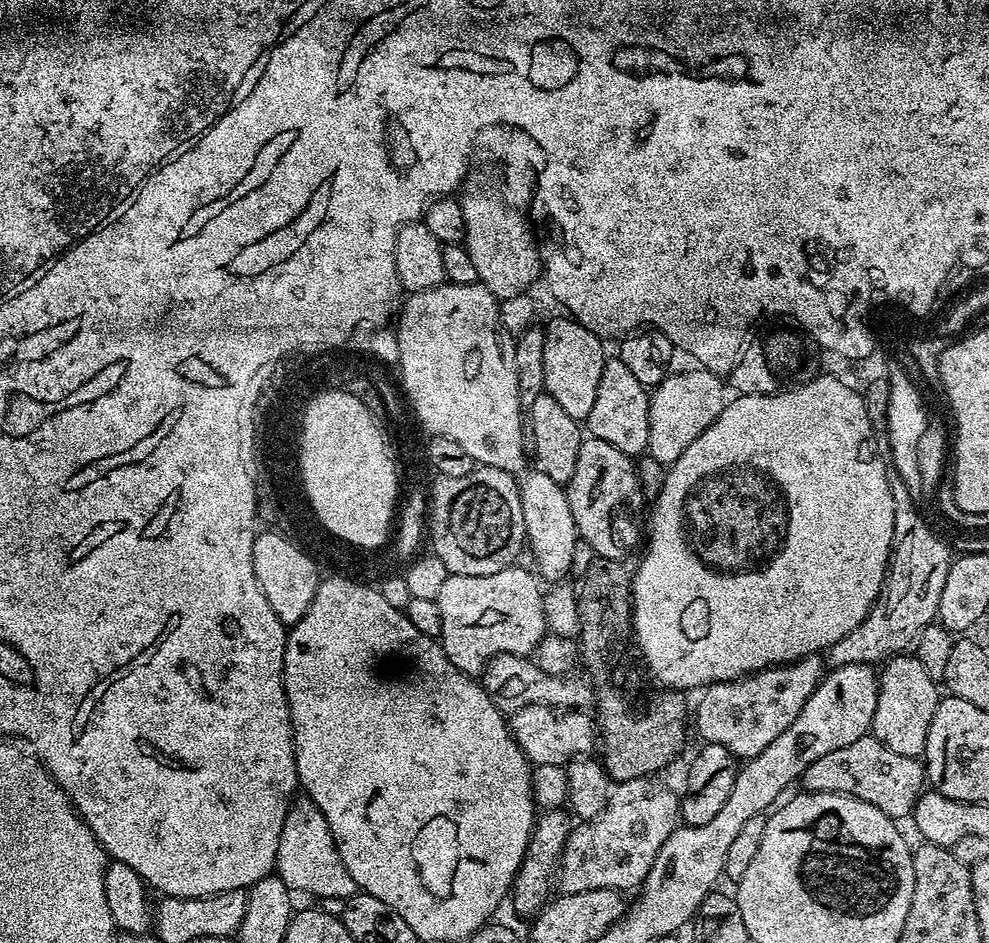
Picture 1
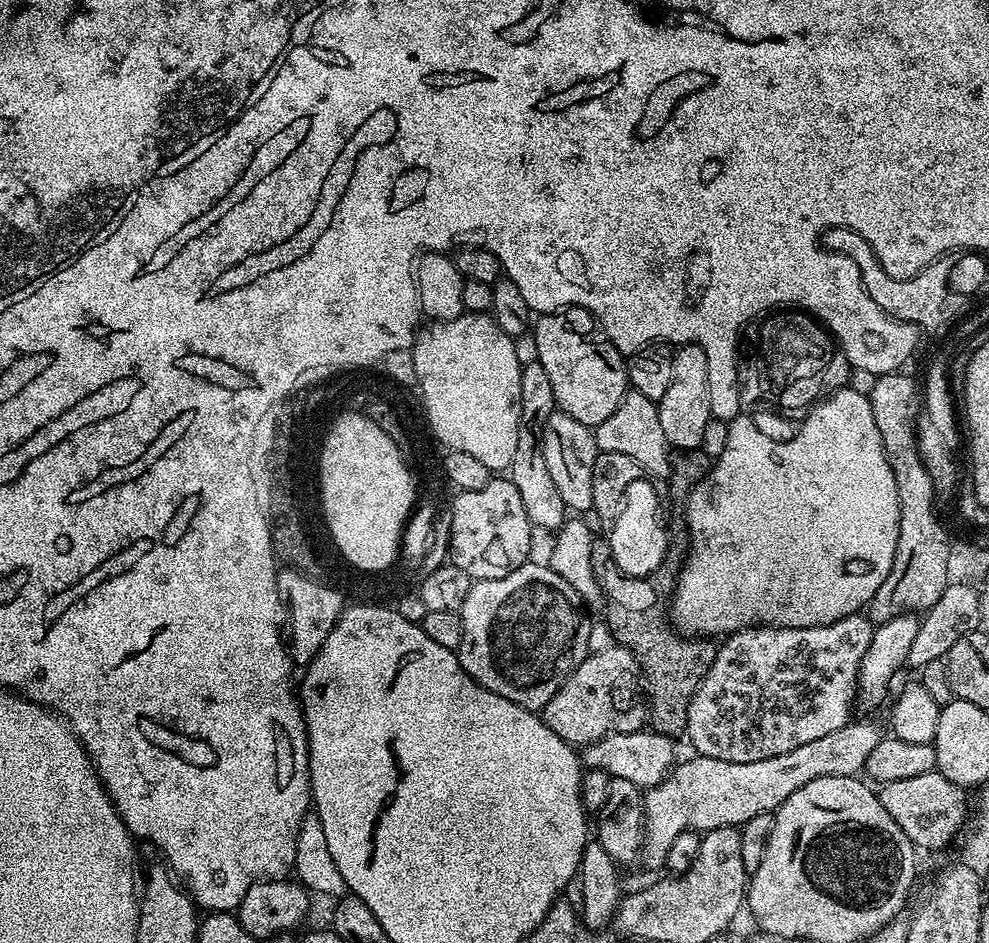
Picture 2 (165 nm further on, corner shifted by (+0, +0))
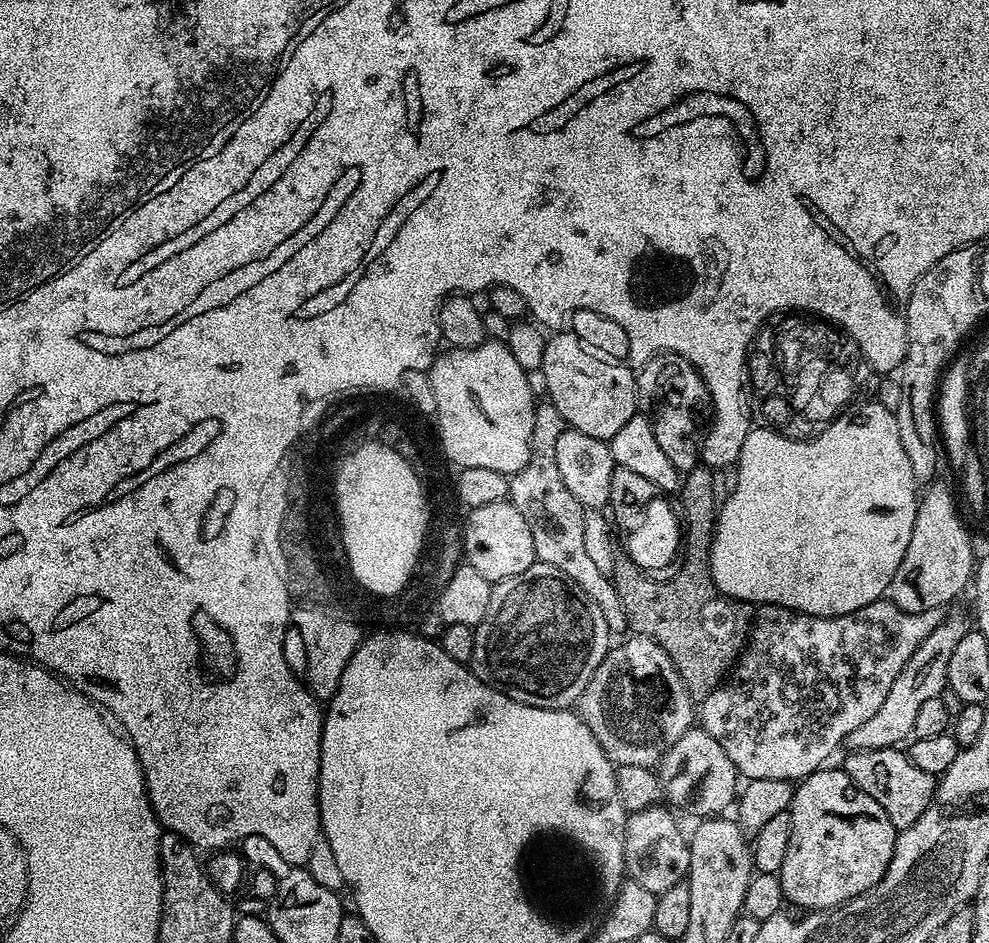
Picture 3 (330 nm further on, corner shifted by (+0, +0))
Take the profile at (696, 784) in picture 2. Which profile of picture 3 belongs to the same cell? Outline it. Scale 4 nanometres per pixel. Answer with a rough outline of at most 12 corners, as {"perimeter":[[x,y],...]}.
{"perimeter":[[960,612],[914,650],[886,702],[846,741],[852,750],[903,745],[921,706],[947,689]]}

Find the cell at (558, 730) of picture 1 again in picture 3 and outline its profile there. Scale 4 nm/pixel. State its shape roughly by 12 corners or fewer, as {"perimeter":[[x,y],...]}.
{"perimeter":[[693,726],[658,765],[673,809],[712,818],[733,807],[738,773]]}

